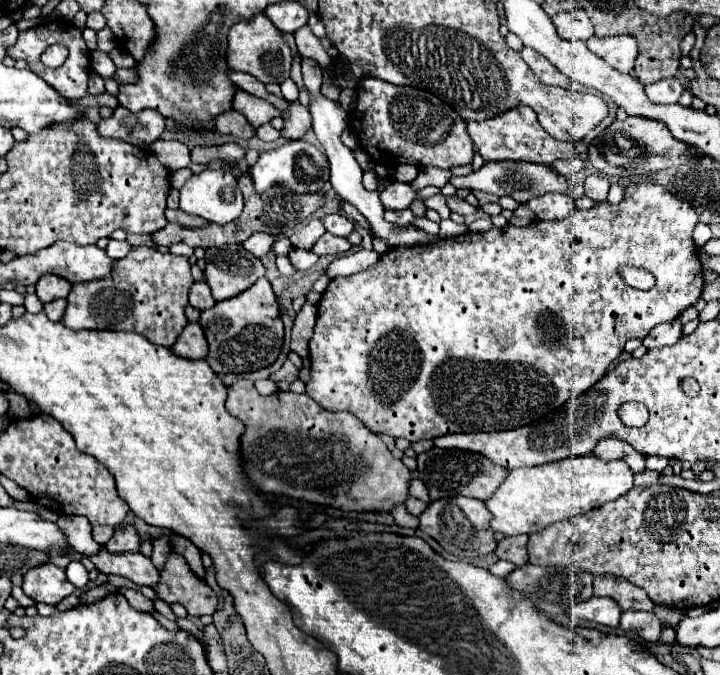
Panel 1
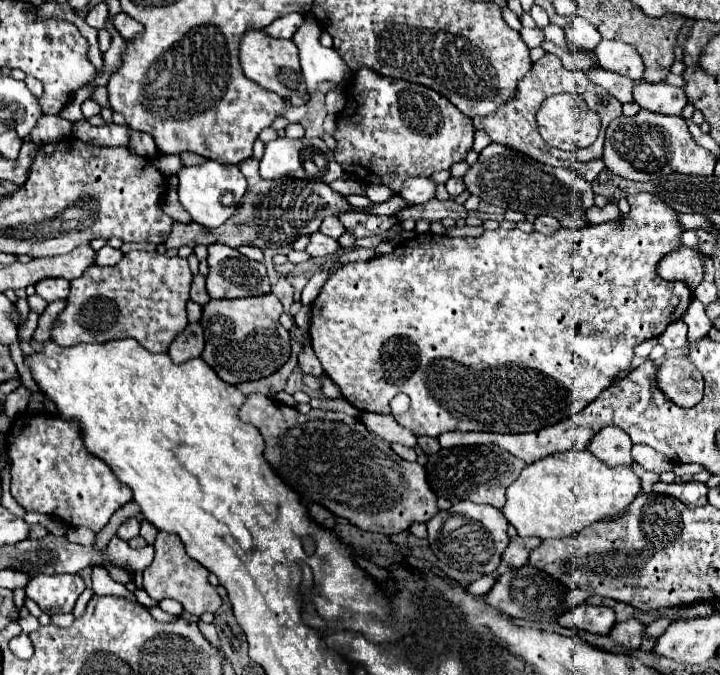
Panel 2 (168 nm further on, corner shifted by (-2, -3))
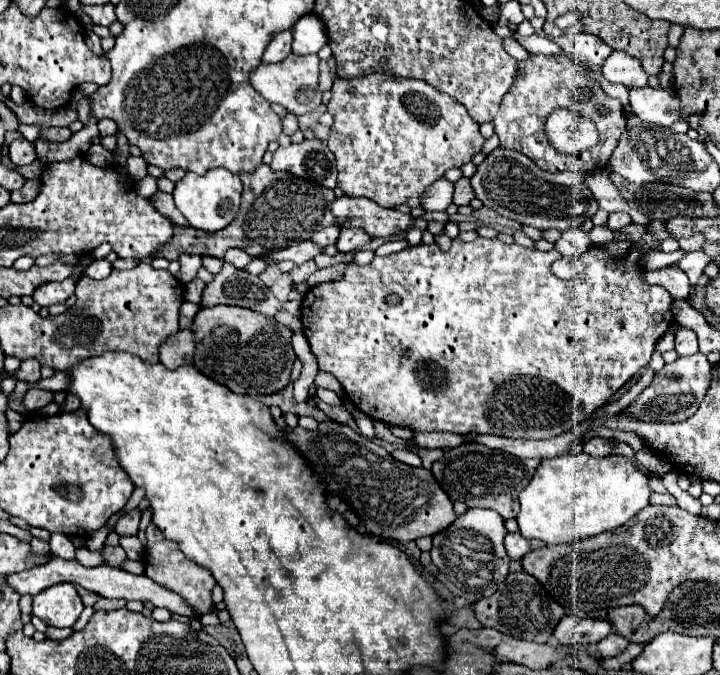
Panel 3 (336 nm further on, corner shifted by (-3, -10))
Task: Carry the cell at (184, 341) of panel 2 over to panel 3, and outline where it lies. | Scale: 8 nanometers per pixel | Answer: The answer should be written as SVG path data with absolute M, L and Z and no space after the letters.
M180 330L160 346L160 362L170 370L174 370L182 364L192 364L194 350L196 350L194 332Z

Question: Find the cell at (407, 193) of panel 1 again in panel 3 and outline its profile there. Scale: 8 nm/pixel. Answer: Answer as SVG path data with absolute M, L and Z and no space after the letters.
M440 178L436 180L432 186L428 186L422 196L420 196L420 202L422 202L422 208L424 210L446 210L450 204L452 204L452 192L454 192L454 184L448 182L446 178Z

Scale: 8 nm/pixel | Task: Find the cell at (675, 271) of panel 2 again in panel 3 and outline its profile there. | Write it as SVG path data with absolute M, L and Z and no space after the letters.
M666 266L662 270L654 270L654 272L646 272L646 282L664 286L672 298L676 300L686 300L690 294L690 282L684 270L680 270L678 266Z

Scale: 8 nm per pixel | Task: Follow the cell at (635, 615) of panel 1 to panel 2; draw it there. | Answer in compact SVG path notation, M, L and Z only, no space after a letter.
M629 619L629 621L623 621L623 623L615 623L615 627L609 631L609 637L617 645L623 645L623 647L629 647L629 649L637 649L641 645L643 629L645 629L645 625L641 625L635 619Z

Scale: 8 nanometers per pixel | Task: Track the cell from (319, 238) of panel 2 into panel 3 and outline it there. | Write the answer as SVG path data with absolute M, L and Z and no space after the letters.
M304 240L304 242L296 242L292 244L290 248L284 248L284 250L276 250L272 252L268 258L272 260L292 260L296 264L304 264L308 260L312 260L314 256L322 254L322 246L318 246L316 242L312 240Z

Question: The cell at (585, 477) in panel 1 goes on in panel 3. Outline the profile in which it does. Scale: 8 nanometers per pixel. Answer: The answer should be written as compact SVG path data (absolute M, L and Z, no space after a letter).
M584 452L542 460L530 484L518 494L520 514L516 516L520 534L546 544L576 542L614 530L648 506L650 488L644 472L624 456L592 458Z

